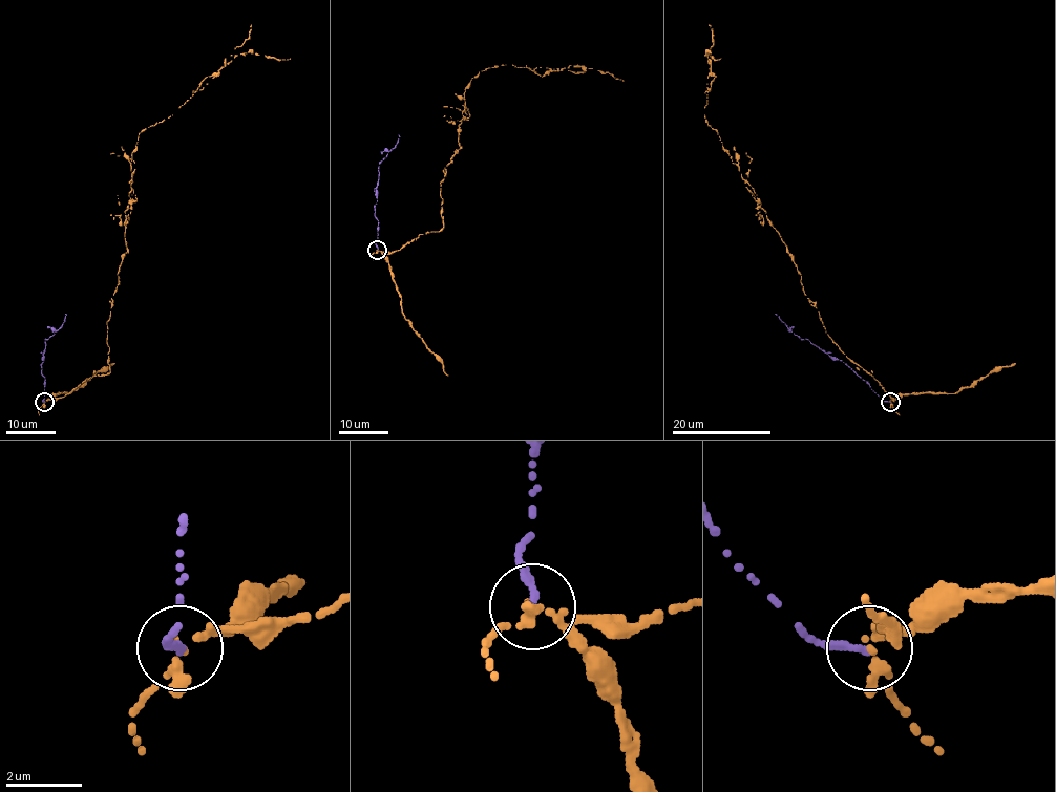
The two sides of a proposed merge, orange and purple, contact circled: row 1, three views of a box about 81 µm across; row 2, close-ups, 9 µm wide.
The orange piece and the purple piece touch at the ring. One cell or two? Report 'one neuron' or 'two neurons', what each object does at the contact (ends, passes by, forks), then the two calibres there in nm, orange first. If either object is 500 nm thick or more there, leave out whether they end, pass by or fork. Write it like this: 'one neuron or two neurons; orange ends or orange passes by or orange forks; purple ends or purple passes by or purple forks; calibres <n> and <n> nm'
two neurons; orange passes by; purple ends; calibres 240 and 240 nm

